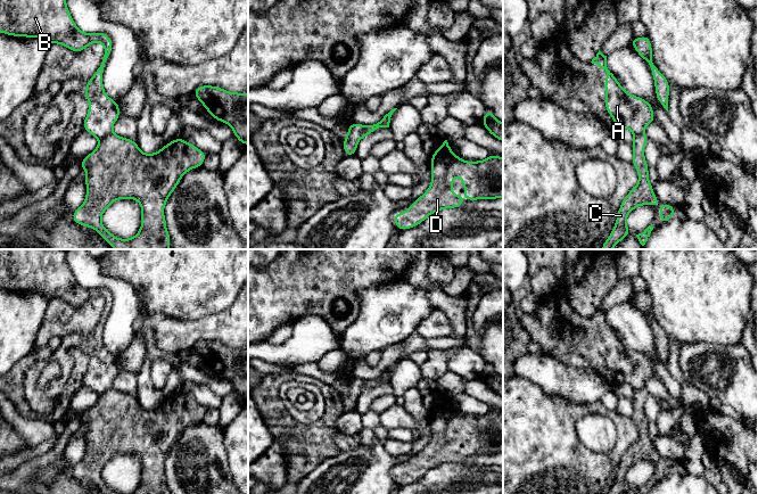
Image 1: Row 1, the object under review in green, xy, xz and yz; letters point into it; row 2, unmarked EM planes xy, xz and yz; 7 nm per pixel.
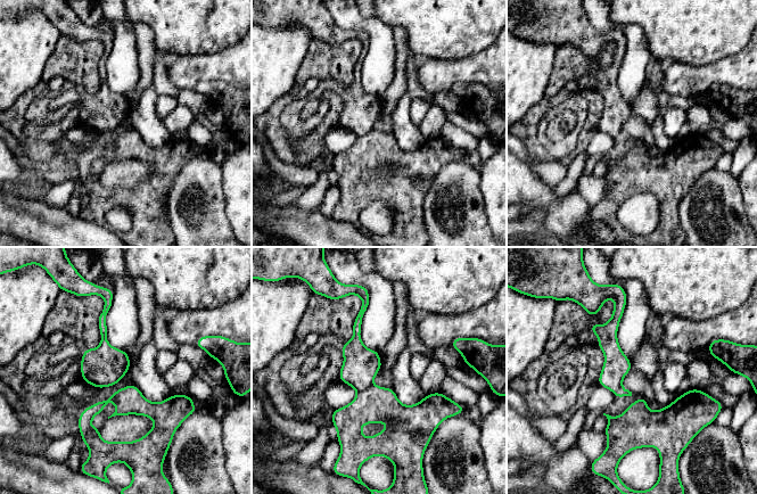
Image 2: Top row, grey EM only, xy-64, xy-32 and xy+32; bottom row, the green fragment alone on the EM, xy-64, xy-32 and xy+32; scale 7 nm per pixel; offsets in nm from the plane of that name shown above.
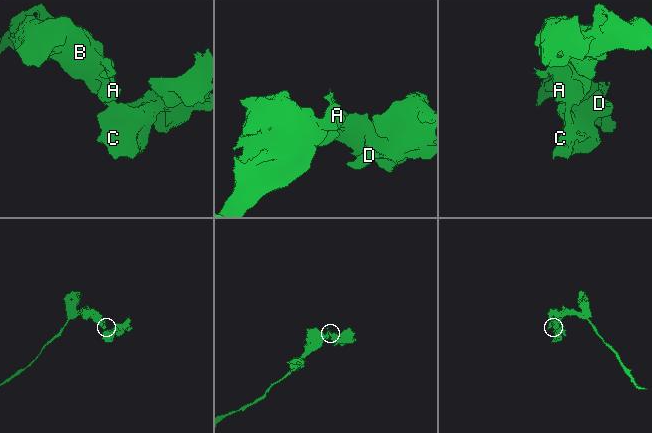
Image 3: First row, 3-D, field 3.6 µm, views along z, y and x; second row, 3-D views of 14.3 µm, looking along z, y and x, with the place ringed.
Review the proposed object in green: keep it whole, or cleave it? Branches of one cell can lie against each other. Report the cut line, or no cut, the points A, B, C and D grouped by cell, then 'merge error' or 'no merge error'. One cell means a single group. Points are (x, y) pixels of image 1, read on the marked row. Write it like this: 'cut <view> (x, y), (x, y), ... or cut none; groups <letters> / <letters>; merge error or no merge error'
cut xy (110, 132), (99, 140); groups A B / C D; merge error

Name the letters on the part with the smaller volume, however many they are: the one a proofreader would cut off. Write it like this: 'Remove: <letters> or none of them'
Remove: C, D

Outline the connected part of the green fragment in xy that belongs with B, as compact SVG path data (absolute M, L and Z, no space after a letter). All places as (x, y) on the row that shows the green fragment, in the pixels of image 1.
M0 0L0 33L40 38L49 44L61 44L75 53L91 43L102 43L105 51L101 61L83 91L83 96L89 100L83 130L98 140L112 133L121 112L118 101L106 94L102 84L104 69L113 49L108 34L80 31L67 9L66 0Z

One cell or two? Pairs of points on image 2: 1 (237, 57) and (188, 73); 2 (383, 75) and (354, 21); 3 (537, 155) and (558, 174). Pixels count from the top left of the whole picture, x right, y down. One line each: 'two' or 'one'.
1: one
2: one
3: two

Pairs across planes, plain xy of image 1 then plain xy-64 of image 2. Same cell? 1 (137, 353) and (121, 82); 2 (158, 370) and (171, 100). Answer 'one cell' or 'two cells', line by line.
1: two cells
2: one cell

